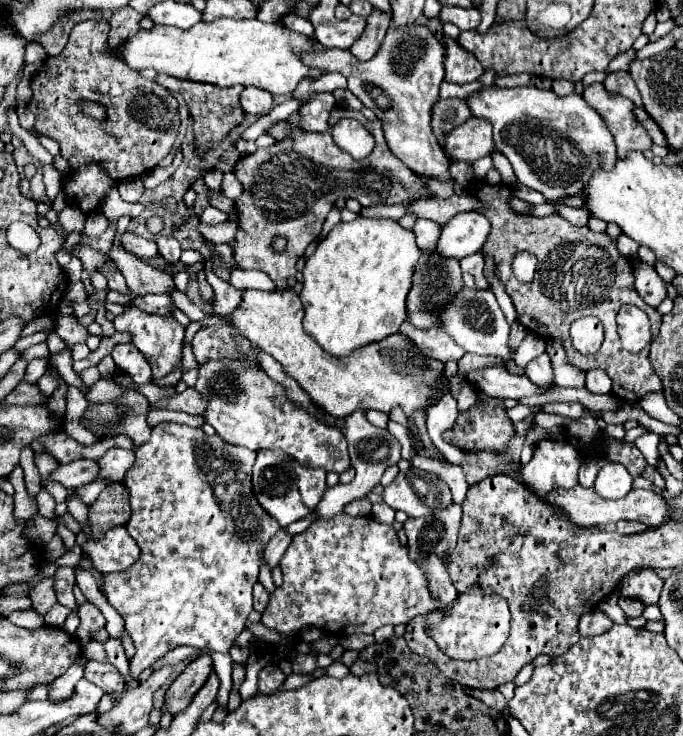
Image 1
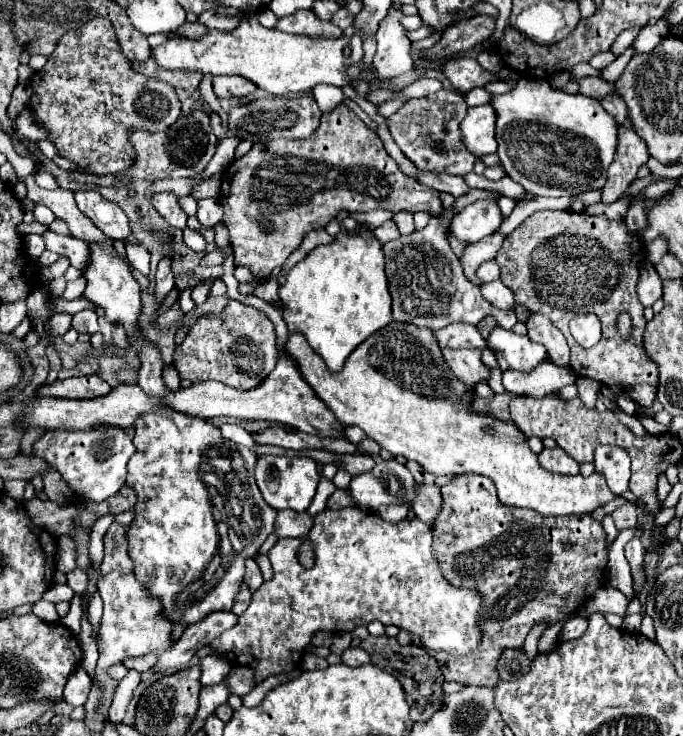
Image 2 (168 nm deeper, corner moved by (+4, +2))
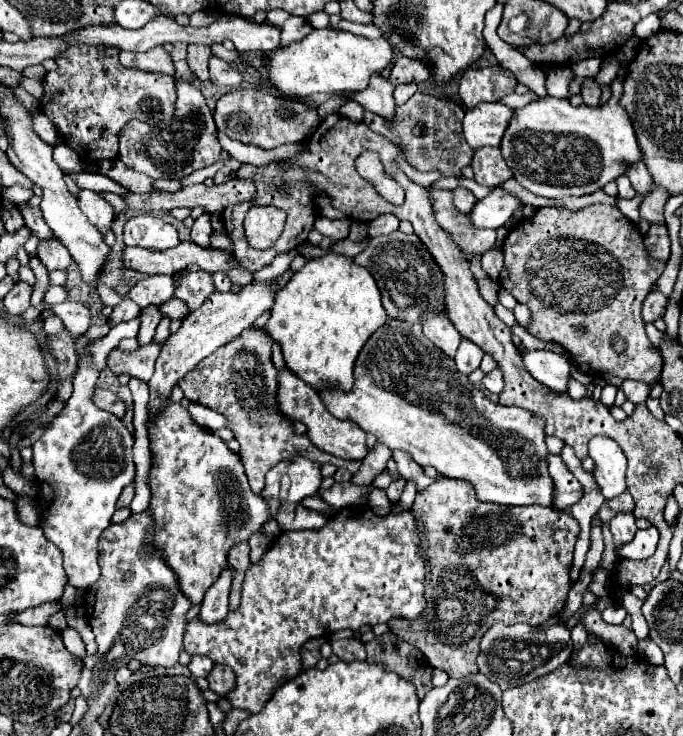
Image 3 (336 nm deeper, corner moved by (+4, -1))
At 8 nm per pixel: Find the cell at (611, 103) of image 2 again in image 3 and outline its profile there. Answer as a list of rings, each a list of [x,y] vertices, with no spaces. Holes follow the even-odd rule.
[[[584,78],[582,80],[582,100],[586,106],[598,106],[598,100],[600,100],[600,88],[598,84],[594,82],[594,78]]]

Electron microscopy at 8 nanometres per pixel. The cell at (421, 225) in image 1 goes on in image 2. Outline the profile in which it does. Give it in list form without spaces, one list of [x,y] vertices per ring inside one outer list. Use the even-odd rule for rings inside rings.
[[[400,211],[400,213],[394,217],[394,221],[396,221],[396,225],[398,225],[398,229],[400,229],[402,235],[408,235],[408,233],[416,231],[416,227],[414,227],[414,219],[412,219],[412,213],[408,213],[408,211]]]

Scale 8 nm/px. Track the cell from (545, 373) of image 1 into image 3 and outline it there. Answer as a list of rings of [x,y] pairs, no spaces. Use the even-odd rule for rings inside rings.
[[[494,368],[492,372],[488,372],[482,380],[482,384],[486,386],[486,390],[490,390],[492,394],[500,394],[504,388],[504,376],[500,372],[500,368]]]

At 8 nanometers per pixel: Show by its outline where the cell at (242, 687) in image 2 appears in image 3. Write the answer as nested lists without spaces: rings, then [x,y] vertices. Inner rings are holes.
[[[214,664],[212,672],[208,674],[210,690],[218,696],[226,696],[234,688],[234,672],[224,664]]]

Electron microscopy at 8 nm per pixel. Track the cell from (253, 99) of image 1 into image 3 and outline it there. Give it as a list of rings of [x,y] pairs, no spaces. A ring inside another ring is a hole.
[[[212,56],[208,60],[208,68],[210,68],[210,80],[218,86],[224,88],[238,88],[242,84],[242,74],[240,72],[232,72],[232,68],[228,68],[228,62]]]

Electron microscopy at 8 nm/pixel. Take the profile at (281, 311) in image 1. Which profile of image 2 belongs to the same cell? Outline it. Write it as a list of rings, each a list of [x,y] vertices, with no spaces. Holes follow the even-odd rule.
[[[392,321],[384,329],[376,331],[368,341],[360,343],[358,349],[350,353],[342,371],[330,371],[324,365],[324,359],[314,353],[314,349],[304,341],[304,335],[290,333],[288,345],[284,345],[292,357],[296,357],[296,367],[300,375],[312,385],[314,393],[324,401],[324,405],[336,415],[342,425],[358,425],[370,439],[378,441],[382,449],[390,451],[396,457],[406,457],[408,461],[420,463],[428,473],[434,475],[464,475],[478,473],[494,481],[498,497],[504,505],[528,507],[540,515],[570,517],[570,515],[592,515],[598,507],[614,501],[616,495],[610,493],[602,475],[592,473],[590,477],[582,475],[554,475],[544,471],[538,465],[536,455],[528,449],[526,437],[518,431],[514,423],[496,419],[494,415],[472,413],[470,407],[462,403],[462,393],[468,389],[460,379],[448,369],[440,347],[430,329],[416,325]]]

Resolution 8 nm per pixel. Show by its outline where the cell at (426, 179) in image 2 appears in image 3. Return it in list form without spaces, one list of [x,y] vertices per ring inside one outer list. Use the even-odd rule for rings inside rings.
[[[456,188],[456,190],[452,190],[452,192],[454,192],[454,206],[456,206],[460,212],[470,214],[472,208],[474,208],[474,204],[476,204],[476,196],[474,196],[470,190],[466,190],[466,188]]]

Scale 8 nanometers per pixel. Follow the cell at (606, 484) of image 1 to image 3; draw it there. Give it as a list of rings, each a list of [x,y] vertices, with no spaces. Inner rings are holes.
[[[594,436],[588,442],[588,456],[594,460],[592,476],[604,498],[614,498],[626,490],[626,456],[608,436]]]

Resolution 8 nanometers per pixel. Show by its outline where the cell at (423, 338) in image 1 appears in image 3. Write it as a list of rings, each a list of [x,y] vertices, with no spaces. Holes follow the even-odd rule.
[[[461,340],[454,358],[457,370],[462,374],[466,374],[466,376],[472,374],[480,366],[482,356],[484,356],[484,352],[482,352],[480,346],[476,346],[470,340]]]

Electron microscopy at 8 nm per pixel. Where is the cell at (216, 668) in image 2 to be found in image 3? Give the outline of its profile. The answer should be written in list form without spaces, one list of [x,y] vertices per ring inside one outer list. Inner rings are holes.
[[[192,656],[190,664],[188,664],[188,670],[192,672],[194,678],[198,678],[198,676],[208,676],[212,666],[214,666],[212,660],[208,660],[206,656]]]

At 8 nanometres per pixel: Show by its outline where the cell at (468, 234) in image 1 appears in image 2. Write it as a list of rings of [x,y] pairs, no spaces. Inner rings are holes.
[[[476,201],[462,209],[450,223],[450,237],[464,241],[466,245],[478,243],[480,239],[492,235],[502,223],[502,213],[496,201]]]

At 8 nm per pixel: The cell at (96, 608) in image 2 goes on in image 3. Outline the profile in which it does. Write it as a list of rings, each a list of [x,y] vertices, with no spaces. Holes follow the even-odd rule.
[[[78,336],[74,344],[78,354],[74,392],[62,412],[32,444],[32,466],[42,500],[40,528],[60,548],[68,582],[78,590],[86,590],[100,578],[98,538],[112,524],[122,488],[134,480],[134,436],[114,414],[96,408],[92,402],[98,380],[98,368],[86,352],[92,340]]]

